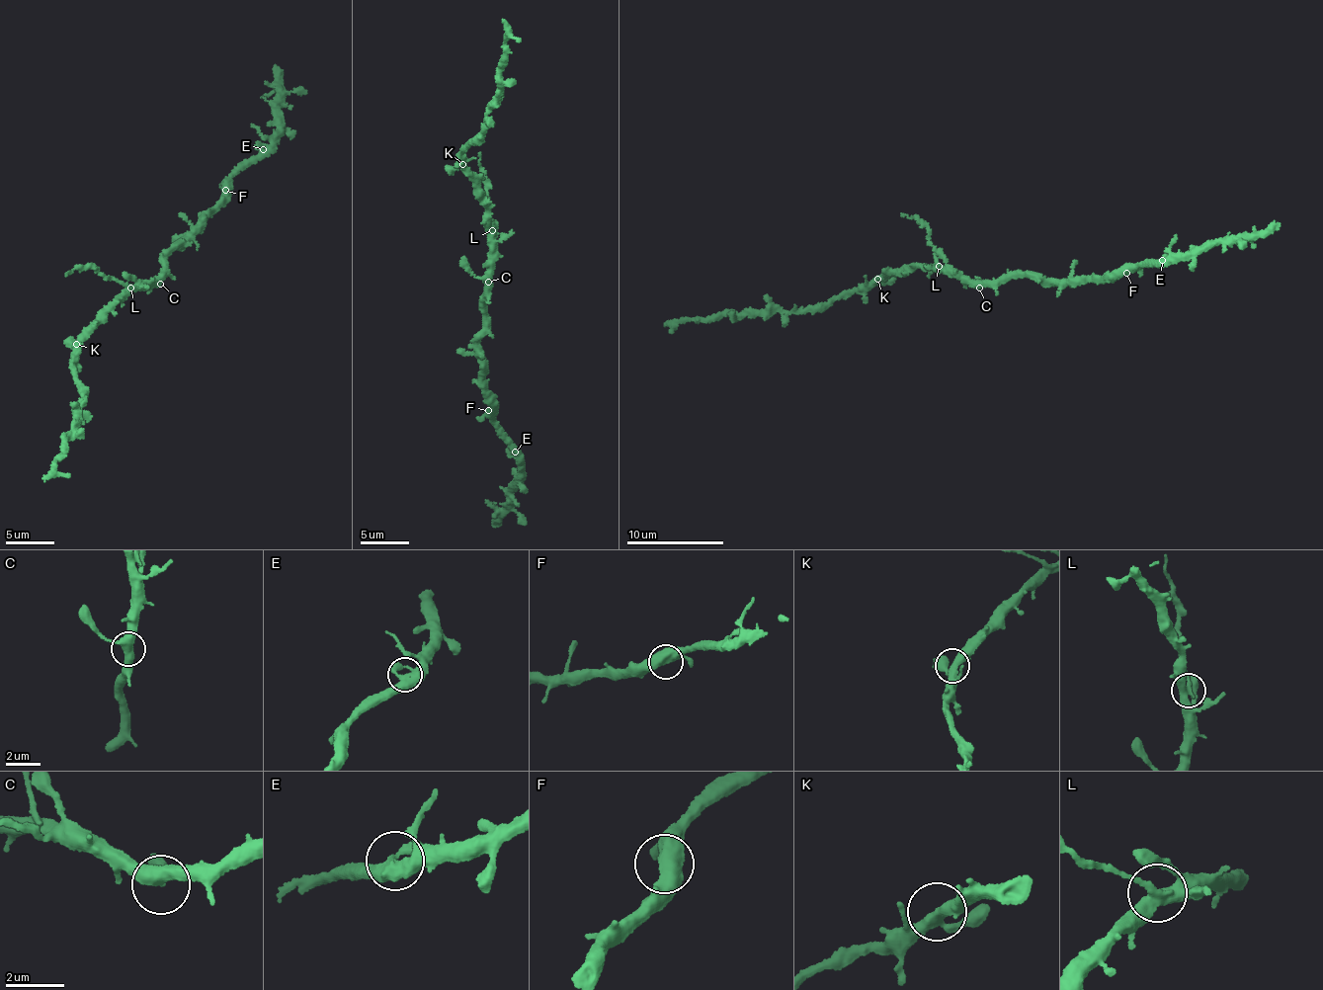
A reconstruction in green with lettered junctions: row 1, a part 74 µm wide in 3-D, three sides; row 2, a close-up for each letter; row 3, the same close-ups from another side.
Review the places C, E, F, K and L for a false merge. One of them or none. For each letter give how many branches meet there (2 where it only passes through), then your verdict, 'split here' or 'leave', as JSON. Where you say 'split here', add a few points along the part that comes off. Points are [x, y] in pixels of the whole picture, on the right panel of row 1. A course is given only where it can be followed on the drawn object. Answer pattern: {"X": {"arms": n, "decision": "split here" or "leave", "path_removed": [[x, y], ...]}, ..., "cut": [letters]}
{"C": {"arms": 3, "decision": "leave"}, "E": {"arms": 3, "decision": "leave"}, "F": {"arms": 3, "decision": "leave"}, "K": {"arms": 3, "decision": "leave"}, "L": {"arms": 3, "decision": "split here", "path_removed": [[938, 265], [926, 225], [913, 216], [901, 216]]}, "cut": ["L"]}

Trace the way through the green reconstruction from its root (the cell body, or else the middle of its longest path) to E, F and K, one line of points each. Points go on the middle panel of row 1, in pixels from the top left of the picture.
E: (486, 275), (483, 336), (479, 340), (481, 387), (498, 434), (515, 452)
F: (486, 275), (479, 363), (482, 393), (485, 403), (491, 408), (488, 410)
K: (486, 275), (490, 205), (481, 192), (480, 179), (462, 164)

